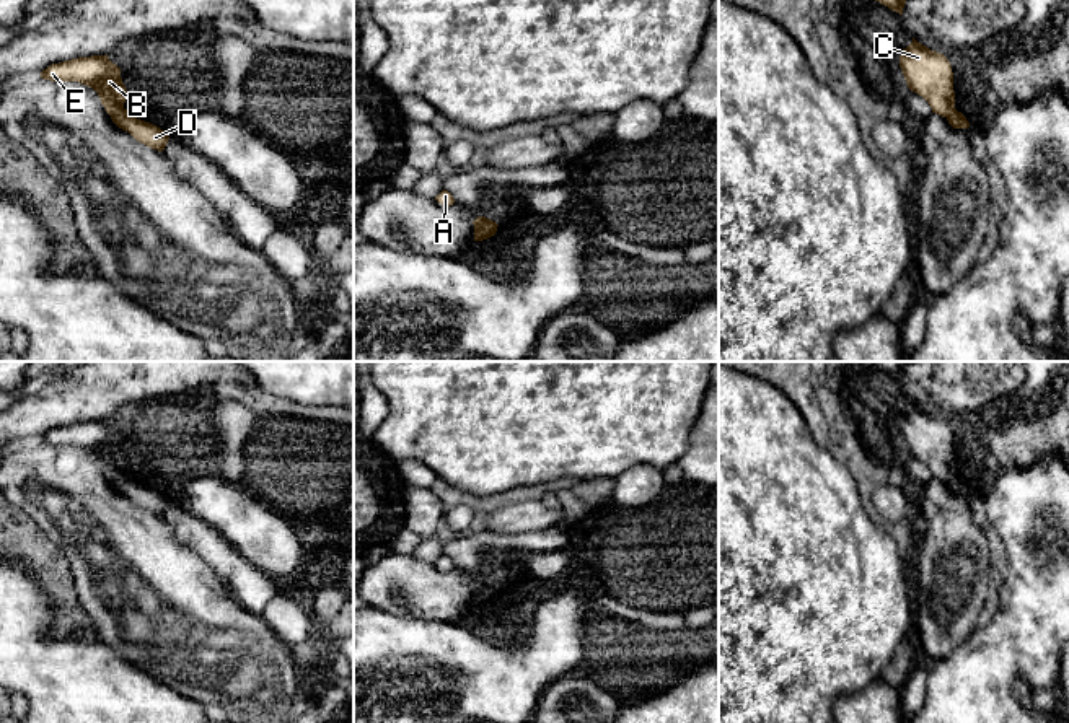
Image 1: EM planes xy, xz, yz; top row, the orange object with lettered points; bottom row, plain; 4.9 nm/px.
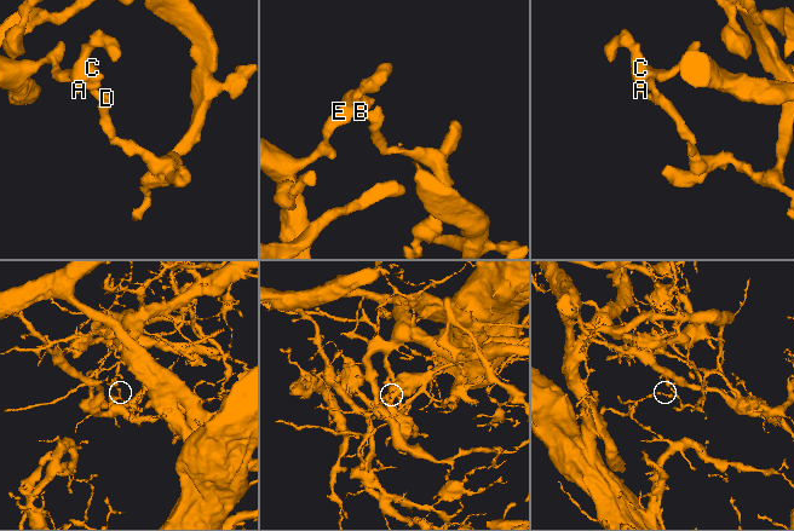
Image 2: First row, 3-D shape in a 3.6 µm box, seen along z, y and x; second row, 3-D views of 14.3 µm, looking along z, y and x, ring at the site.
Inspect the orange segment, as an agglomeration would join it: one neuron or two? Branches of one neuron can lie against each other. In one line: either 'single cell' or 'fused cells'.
fused cells

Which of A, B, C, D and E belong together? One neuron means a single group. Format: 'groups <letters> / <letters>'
groups A B C E / D

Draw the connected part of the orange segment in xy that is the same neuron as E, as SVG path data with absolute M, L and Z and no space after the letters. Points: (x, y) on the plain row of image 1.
M108 418L52 428L41 436L41 443L51 446L78 446L93 453L109 480L124 474L127 464L121 433L109 425Z

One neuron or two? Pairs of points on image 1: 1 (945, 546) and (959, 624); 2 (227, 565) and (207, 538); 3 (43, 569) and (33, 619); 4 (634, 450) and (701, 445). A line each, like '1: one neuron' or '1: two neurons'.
1: one neuron
2: one neuron
3: two neurons
4: two neurons

